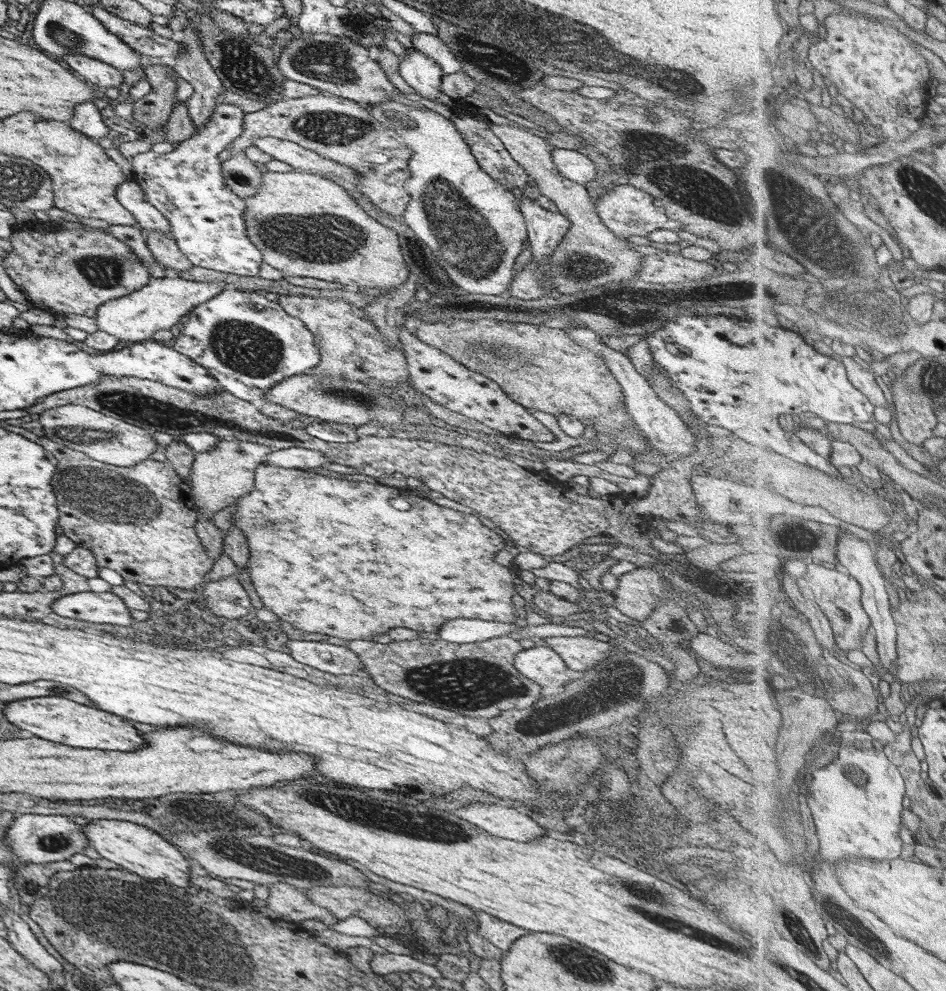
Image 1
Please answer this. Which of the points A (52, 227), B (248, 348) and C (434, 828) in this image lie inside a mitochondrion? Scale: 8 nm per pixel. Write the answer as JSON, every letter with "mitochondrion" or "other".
{"A":"other","B":"mitochondrion","C":"mitochondrion"}

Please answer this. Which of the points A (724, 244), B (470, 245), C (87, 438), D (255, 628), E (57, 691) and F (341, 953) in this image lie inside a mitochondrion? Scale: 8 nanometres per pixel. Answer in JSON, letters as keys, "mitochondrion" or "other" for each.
{"A":"other","B":"mitochondrion","C":"mitochondrion","D":"other","E":"other","F":"other"}

